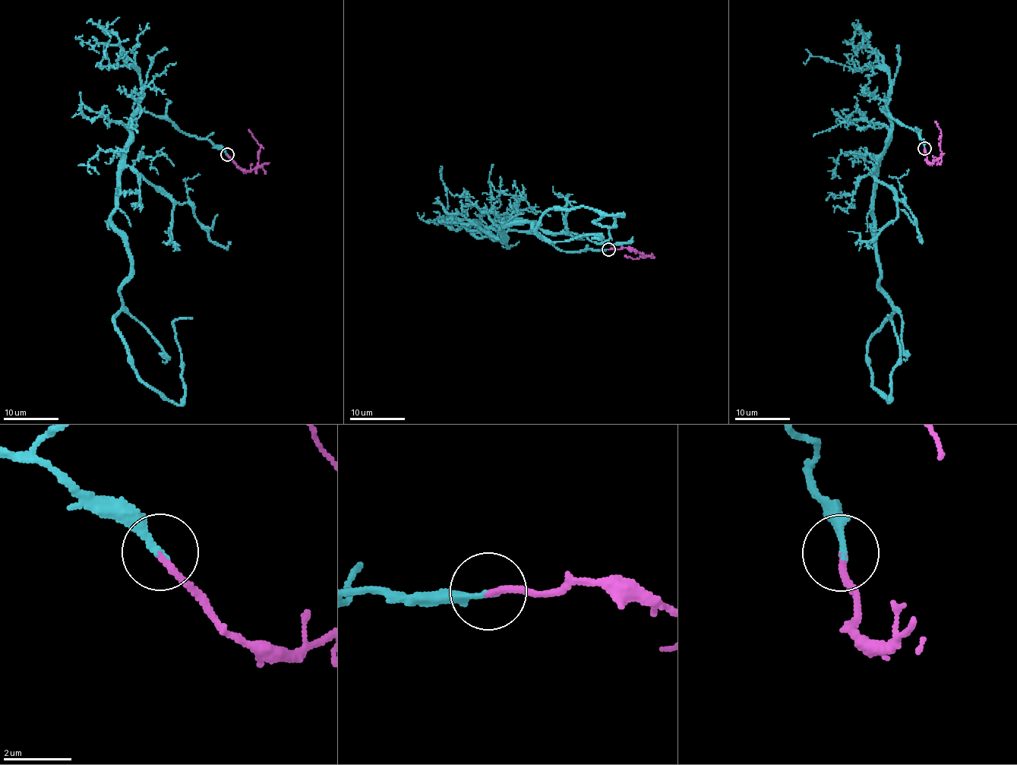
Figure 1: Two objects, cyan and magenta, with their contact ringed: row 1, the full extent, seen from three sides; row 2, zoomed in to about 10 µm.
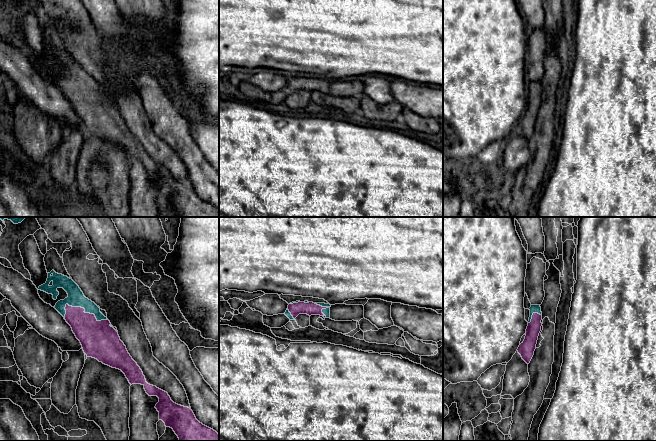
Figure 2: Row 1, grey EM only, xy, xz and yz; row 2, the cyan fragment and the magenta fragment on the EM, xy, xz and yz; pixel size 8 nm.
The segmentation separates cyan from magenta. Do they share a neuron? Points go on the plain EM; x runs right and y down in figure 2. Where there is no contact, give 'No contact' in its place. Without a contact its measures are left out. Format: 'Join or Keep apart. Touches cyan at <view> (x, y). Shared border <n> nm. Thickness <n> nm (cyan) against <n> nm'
Join. Touches cyan at xy (85, 88). Shared border 360 nm. Thickness 140 nm (cyan) against 280 nm

